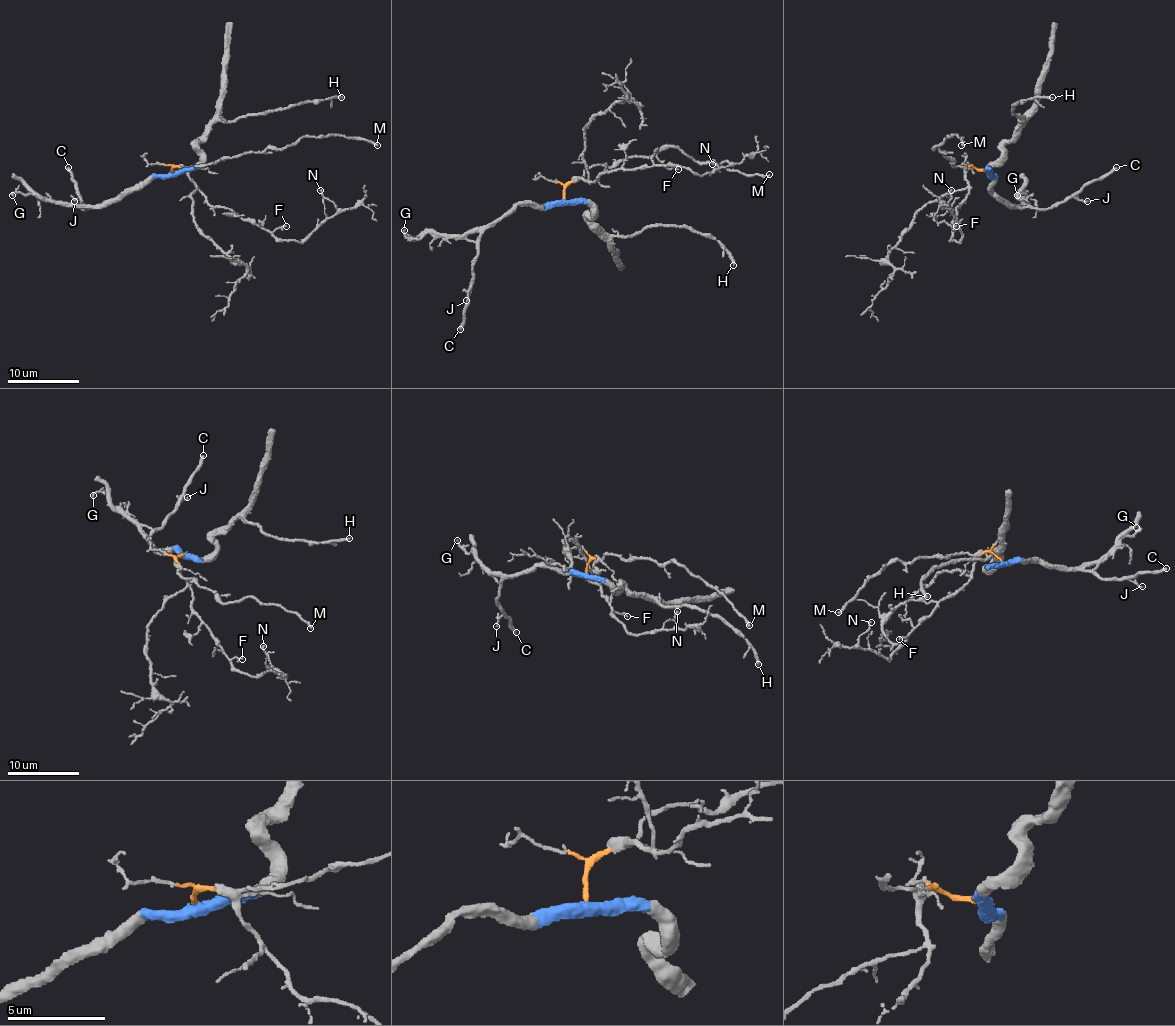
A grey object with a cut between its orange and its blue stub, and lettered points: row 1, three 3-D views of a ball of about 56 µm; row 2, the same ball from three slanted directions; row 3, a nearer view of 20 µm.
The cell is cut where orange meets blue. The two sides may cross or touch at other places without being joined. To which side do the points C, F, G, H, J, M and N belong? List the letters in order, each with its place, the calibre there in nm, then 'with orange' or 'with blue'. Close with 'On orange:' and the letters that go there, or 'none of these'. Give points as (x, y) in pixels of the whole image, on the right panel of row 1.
C: at (1116, 167); 240 nm thick; with blue
F: at (956, 226); 110 nm thick; with orange
G: at (1017, 195); 140 nm thick; with blue
H: at (1052, 97); 280 nm thick; with blue
J: at (1087, 201); 100 nm thick; with blue
M: at (961, 145); 200 nm thick; with orange
N: at (951, 190); 120 nm thick; with orange
On orange: F, M, N

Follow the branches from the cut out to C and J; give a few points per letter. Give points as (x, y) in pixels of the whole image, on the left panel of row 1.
C: (173, 172), (153, 174), (114, 199), (87, 208), (80, 204), (73, 174), (68, 167)
J: (173, 172), (153, 174), (146, 181), (93, 208), (84, 208), (78, 197), (75, 201)

